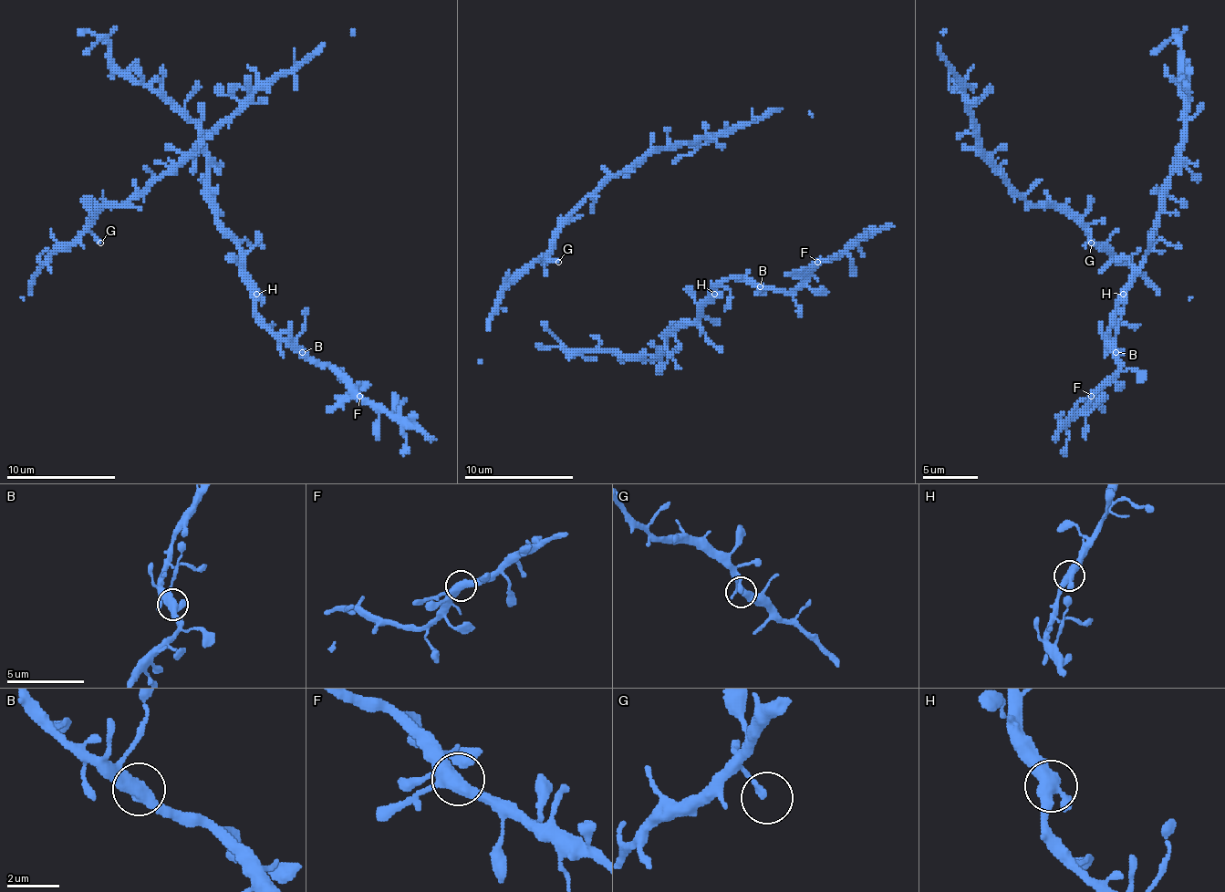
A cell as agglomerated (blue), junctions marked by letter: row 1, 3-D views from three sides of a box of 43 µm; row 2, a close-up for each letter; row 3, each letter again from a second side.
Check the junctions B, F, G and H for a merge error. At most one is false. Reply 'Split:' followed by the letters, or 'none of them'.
Split: none of them

